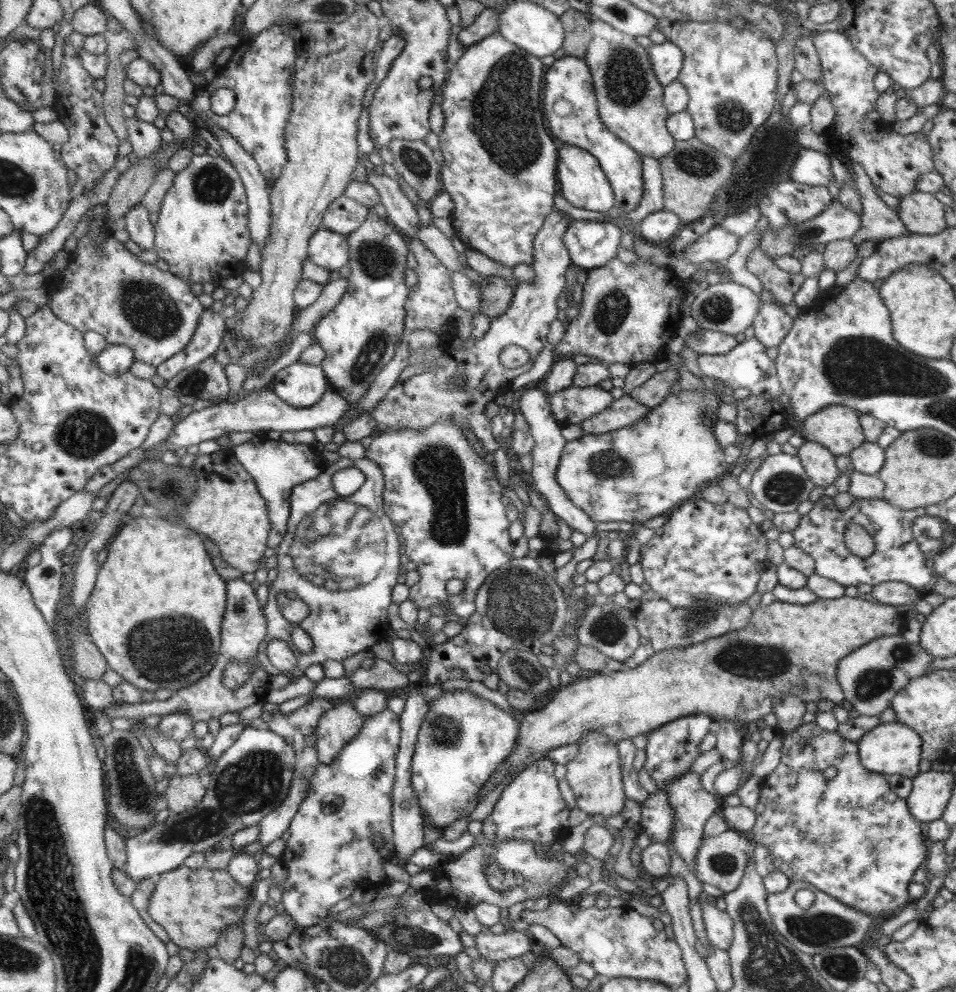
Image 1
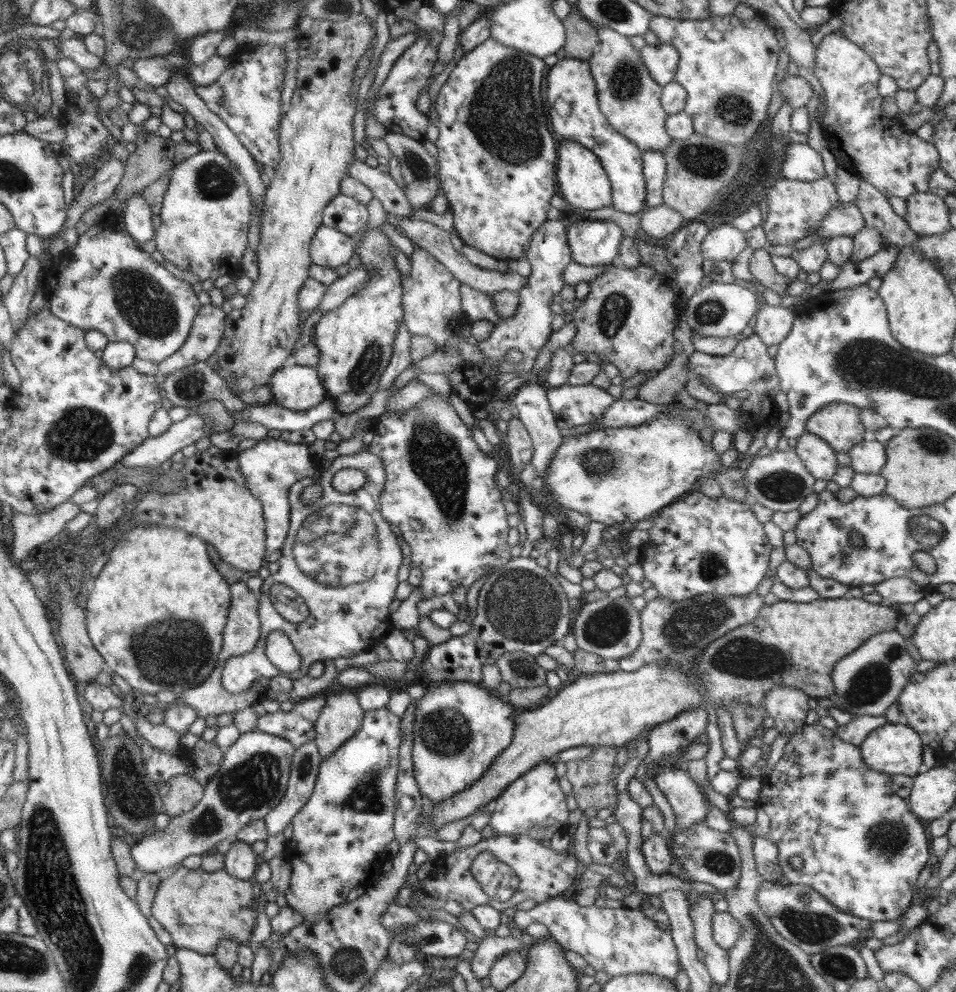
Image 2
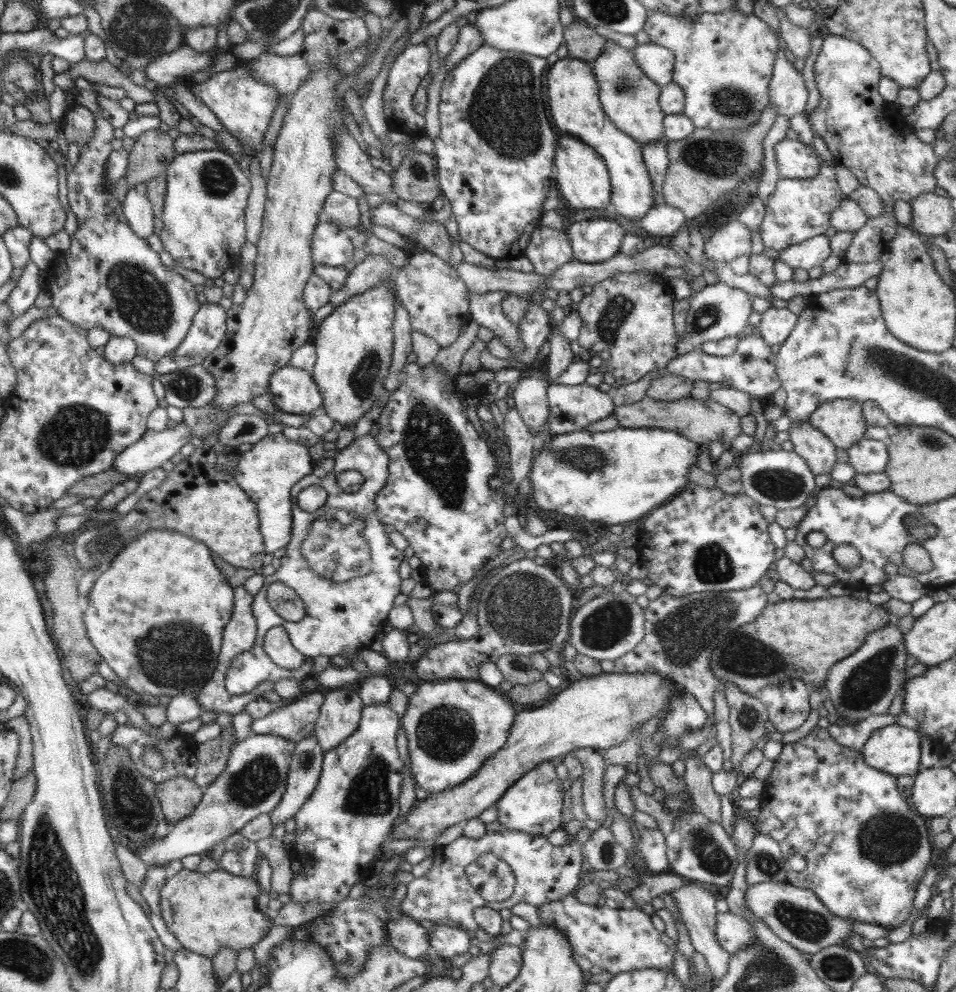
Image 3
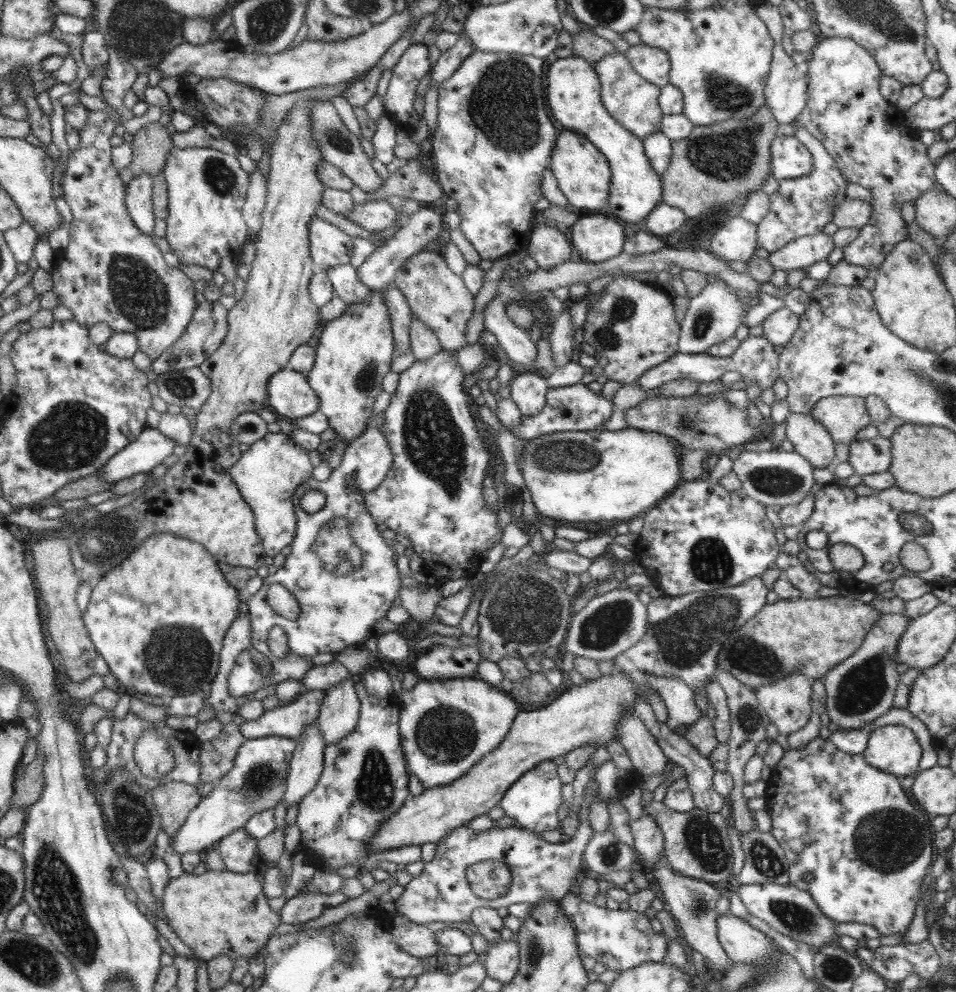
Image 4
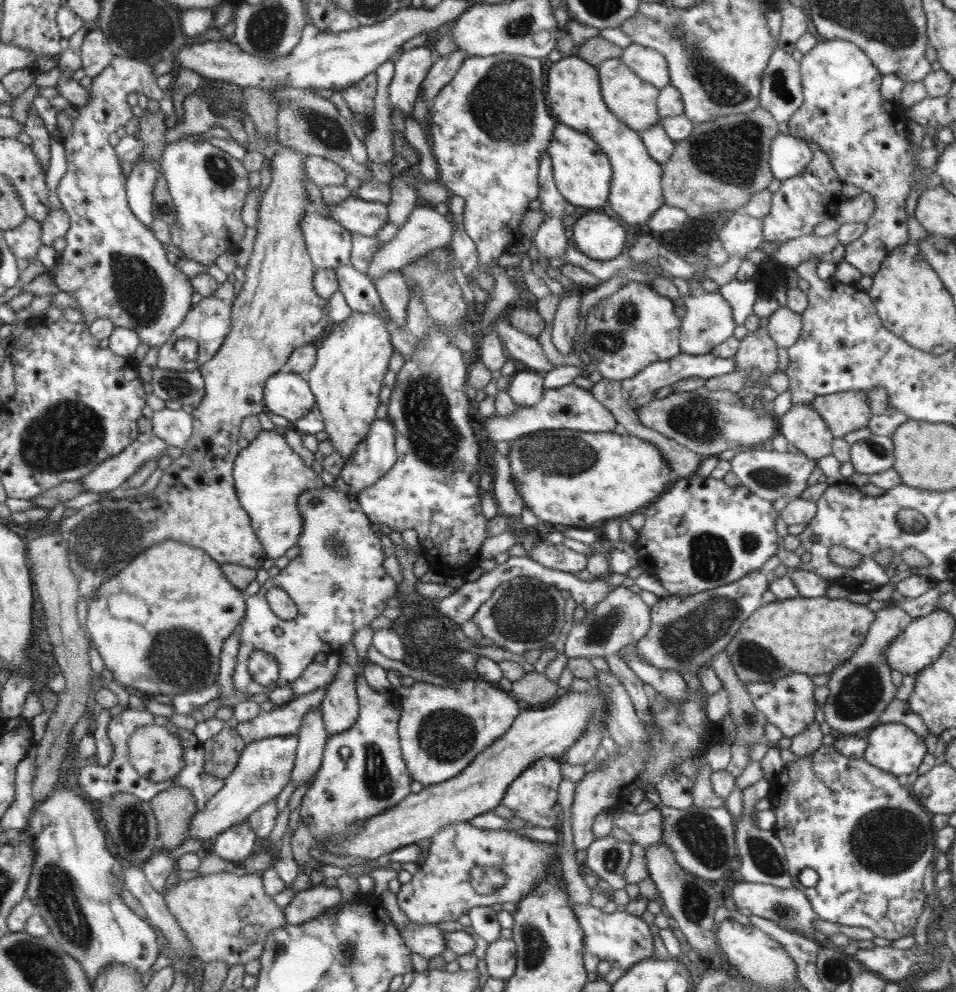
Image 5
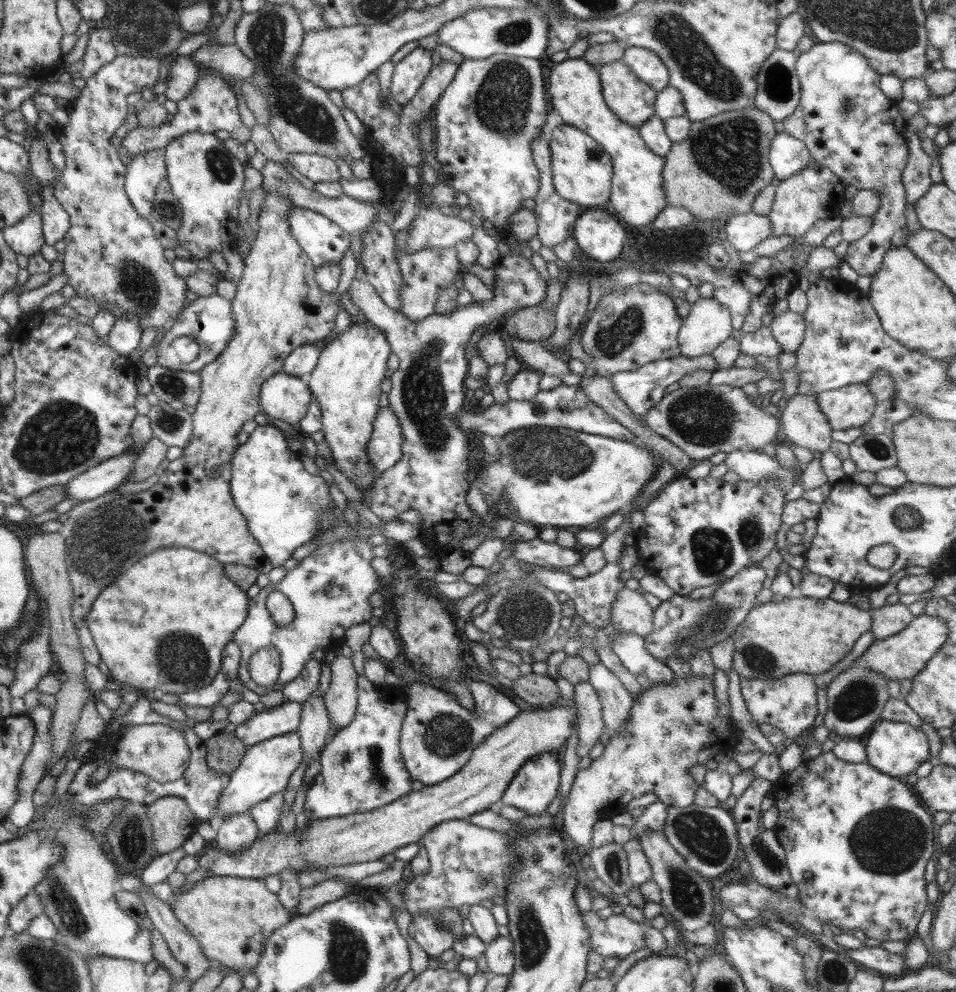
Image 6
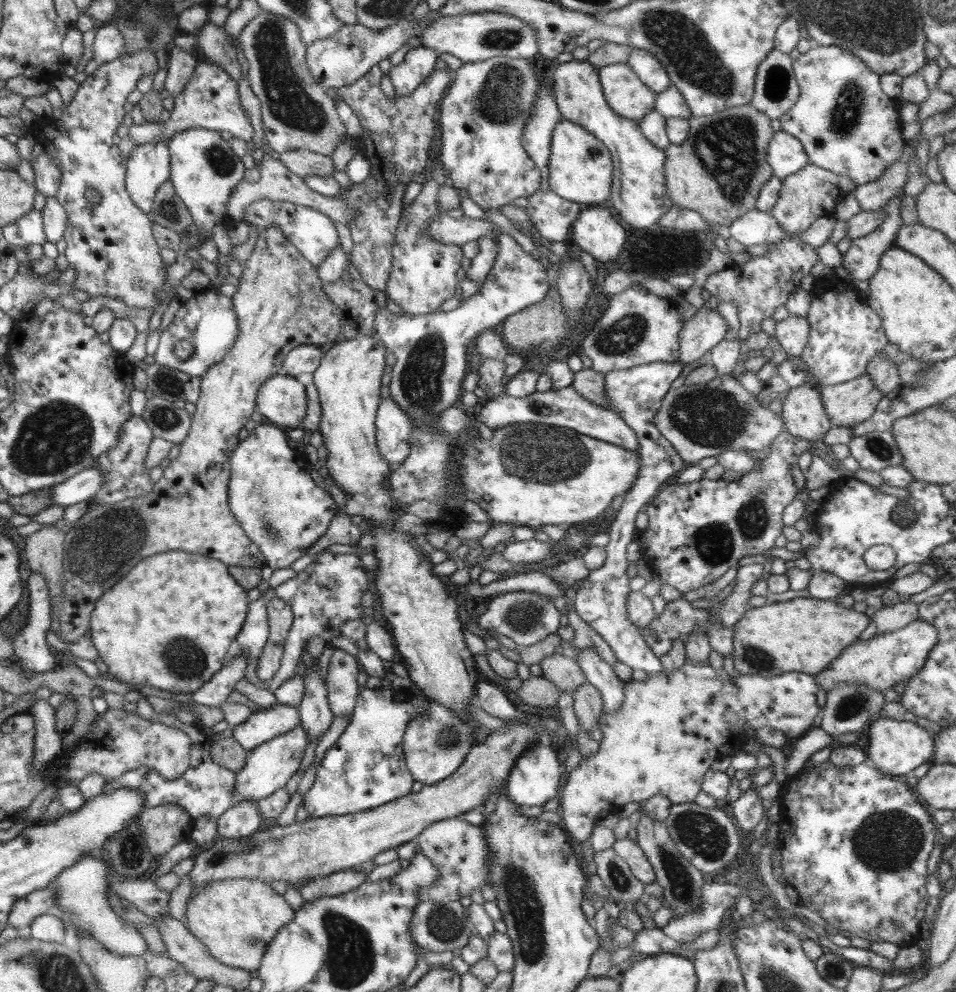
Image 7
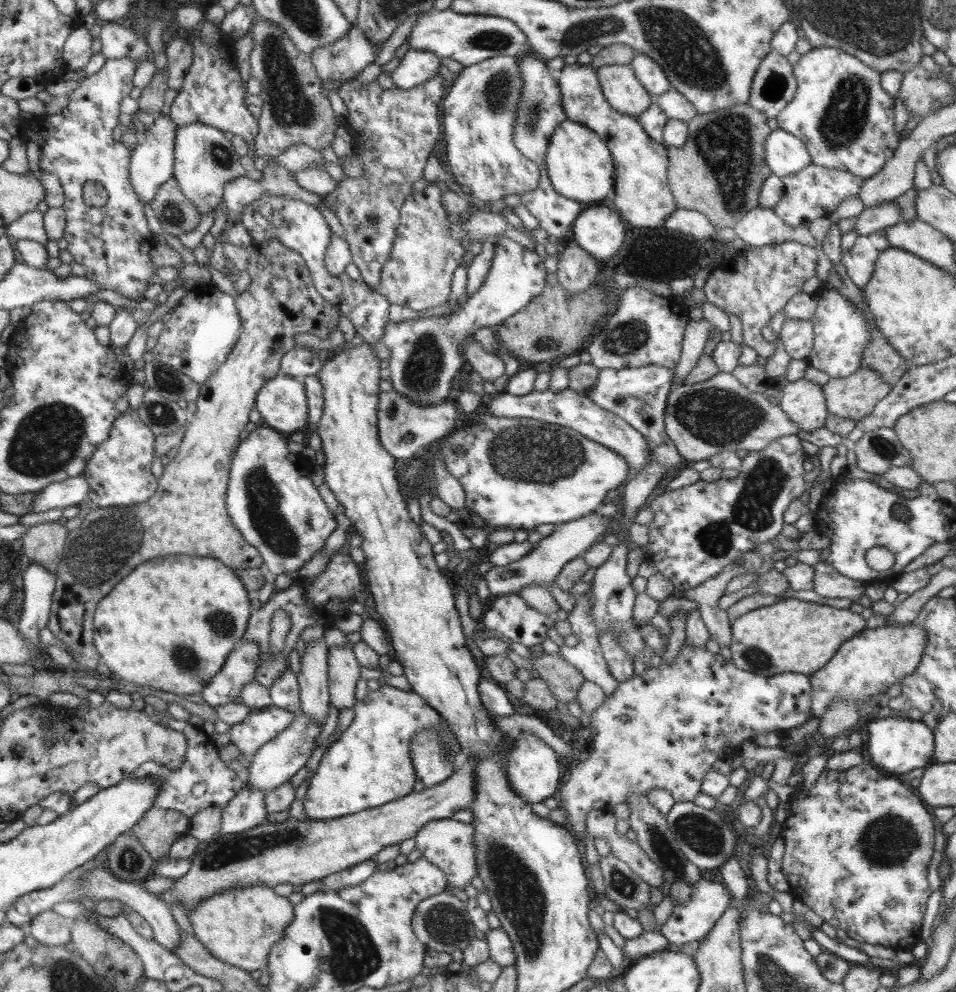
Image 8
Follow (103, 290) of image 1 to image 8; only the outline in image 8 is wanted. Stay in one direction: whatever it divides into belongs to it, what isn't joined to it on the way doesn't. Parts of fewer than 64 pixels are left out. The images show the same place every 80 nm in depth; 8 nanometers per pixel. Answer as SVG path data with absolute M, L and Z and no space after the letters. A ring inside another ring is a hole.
M144 57L138 61L128 58L114 59L96 74L87 76L80 86L67 96L68 106L60 113L46 114L40 126L40 134L24 134L23 143L34 142L40 147L39 170L55 174L61 182L64 193L63 209L65 210L66 226L63 237L68 241L67 251L72 258L86 268L86 278L98 284L101 289L114 290L132 300L144 298L142 294L148 287L152 275L157 276L158 270L150 261L150 250L158 239L148 227L144 216L143 204L130 182L129 166L131 151L112 138L114 129L120 123L120 102L128 96L133 85L133 77L138 64L143 61L154 62L154 57ZM86 182L102 184L108 192L108 200L104 206L88 206L82 199L82 190Z

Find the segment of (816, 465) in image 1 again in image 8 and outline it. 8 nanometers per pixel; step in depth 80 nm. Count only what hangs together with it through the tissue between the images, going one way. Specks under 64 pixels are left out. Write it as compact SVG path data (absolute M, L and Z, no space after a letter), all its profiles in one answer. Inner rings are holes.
M806 377L789 381L777 402L786 416L799 426L801 435L825 426L829 412L822 386L818 383Z

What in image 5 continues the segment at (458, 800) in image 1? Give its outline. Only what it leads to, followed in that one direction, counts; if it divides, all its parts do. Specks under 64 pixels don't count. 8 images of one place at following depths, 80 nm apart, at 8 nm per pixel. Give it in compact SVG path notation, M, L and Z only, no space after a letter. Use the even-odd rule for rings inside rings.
M455 679L456 685L448 687L434 685L424 681L416 681L412 686L400 685L394 689L401 700L401 717L399 718L398 734L401 754L412 780L423 785L437 785L449 778L454 778L469 766L483 750L500 738L514 722L521 709L505 691L496 689L488 681Z

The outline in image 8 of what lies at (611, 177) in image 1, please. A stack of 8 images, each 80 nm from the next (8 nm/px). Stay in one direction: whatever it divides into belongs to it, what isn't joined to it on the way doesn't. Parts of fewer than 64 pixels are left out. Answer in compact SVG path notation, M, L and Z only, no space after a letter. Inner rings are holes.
M565 65L558 80L568 119L592 130L610 149L614 165L614 209L632 226L658 228L676 210L677 204L668 186L667 147L646 135L637 117L622 114L609 106L596 69L588 65Z

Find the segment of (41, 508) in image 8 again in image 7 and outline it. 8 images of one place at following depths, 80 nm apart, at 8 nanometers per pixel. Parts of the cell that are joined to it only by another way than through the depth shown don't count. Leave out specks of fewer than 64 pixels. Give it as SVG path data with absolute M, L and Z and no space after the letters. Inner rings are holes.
M92 466L52 487L52 501L54 505L65 508L80 502L88 502L102 490L106 480L106 475Z

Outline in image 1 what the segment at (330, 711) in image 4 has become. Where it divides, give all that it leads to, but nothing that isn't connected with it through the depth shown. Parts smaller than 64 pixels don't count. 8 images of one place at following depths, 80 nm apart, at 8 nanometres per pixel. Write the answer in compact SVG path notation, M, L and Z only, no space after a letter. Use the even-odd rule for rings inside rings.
M336 700L334 706L326 710L320 717L317 726L317 741L315 744L319 763L331 764L338 757L340 750L359 733L363 725L363 716L348 700Z

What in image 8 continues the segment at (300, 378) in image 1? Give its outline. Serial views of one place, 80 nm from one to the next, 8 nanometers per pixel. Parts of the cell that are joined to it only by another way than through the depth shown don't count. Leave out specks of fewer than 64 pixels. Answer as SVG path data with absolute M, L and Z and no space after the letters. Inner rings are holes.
M279 374L265 382L256 395L255 406L261 414L261 423L280 433L289 436L294 432L307 430L309 410L305 386L293 377Z

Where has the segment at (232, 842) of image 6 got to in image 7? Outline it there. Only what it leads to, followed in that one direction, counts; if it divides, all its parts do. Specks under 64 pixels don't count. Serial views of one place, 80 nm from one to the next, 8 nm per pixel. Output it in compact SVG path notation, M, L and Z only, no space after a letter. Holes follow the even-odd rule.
M238 801L217 819L217 834L225 839L248 837L263 828L263 818L252 801Z

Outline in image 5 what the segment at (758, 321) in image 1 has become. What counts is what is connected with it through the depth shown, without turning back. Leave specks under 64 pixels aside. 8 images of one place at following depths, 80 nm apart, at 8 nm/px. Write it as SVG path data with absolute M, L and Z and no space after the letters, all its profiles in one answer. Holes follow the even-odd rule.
M788 307L777 308L769 316L767 331L780 348L790 348L800 336L801 328L801 315Z

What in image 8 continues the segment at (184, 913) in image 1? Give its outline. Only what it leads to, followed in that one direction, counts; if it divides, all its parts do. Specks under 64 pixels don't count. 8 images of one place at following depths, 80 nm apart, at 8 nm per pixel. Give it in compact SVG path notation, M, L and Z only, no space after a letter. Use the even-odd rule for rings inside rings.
M264 885L247 886L246 888L229 888L217 892L200 901L194 909L188 911L189 920L193 926L193 935L208 949L212 956L237 967L248 973L256 970L266 970L270 949L279 942L286 927L294 918L293 904L284 897L278 895L273 889Z

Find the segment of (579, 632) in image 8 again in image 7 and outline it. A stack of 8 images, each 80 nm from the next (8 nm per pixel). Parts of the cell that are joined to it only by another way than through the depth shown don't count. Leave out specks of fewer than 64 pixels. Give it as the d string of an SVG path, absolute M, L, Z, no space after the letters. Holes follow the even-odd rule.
M584 647L572 656L580 665L586 680L600 691L604 713L619 711L624 700L625 682L616 676L614 669L592 648Z

